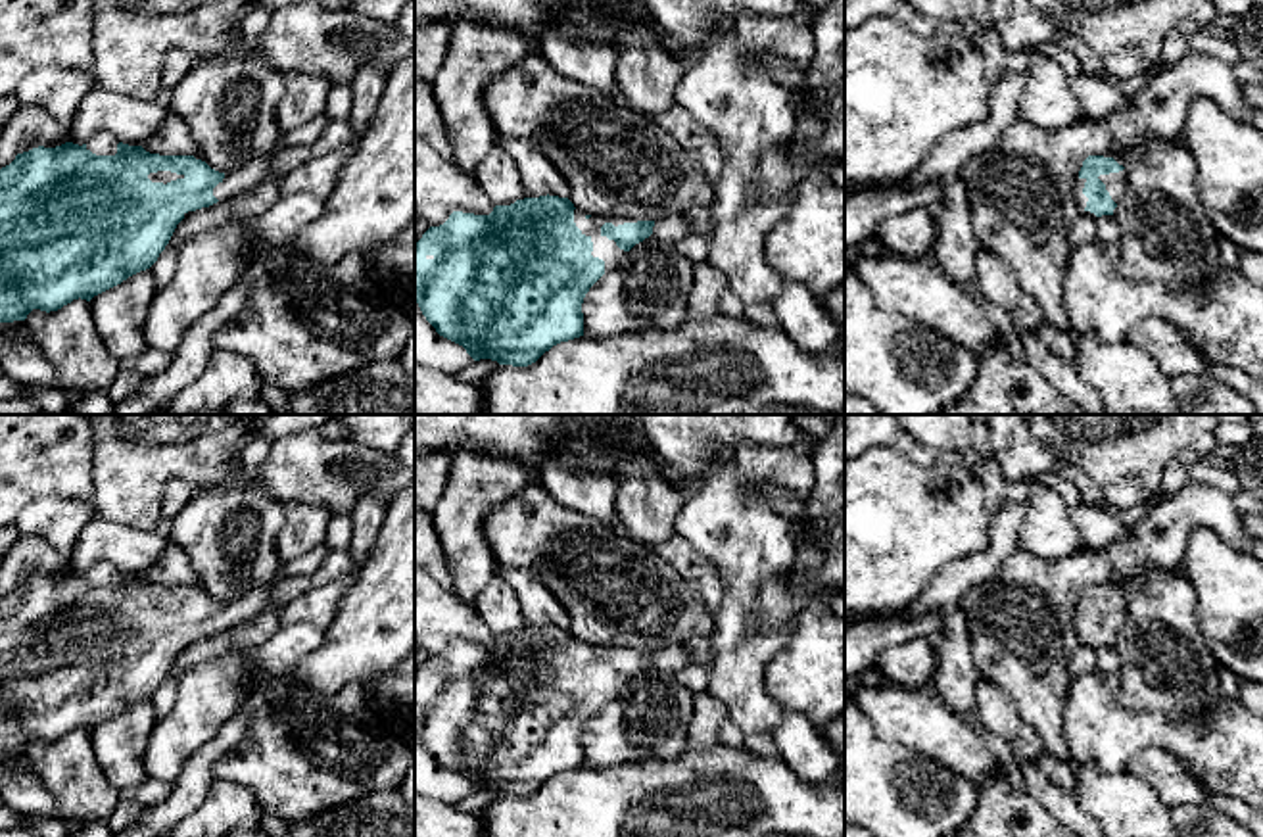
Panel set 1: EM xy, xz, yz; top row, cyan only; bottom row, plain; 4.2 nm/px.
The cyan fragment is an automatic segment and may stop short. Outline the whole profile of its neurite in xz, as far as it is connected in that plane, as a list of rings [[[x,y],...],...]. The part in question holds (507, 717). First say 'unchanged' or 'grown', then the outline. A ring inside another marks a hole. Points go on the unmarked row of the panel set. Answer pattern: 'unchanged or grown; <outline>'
grown; [[[549,624],[495,635],[489,645],[453,641],[443,655],[430,657],[415,674],[415,793],[445,804],[480,789],[528,797],[553,776],[584,766],[585,724],[616,699],[635,674],[676,674],[691,662],[693,655],[685,645],[660,651],[587,645],[568,628]]]

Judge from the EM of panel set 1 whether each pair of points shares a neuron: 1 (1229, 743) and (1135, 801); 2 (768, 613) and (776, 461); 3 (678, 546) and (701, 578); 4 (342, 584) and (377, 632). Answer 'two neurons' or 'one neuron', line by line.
1: two neurons
2: two neurons
3: one neuron
4: two neurons

